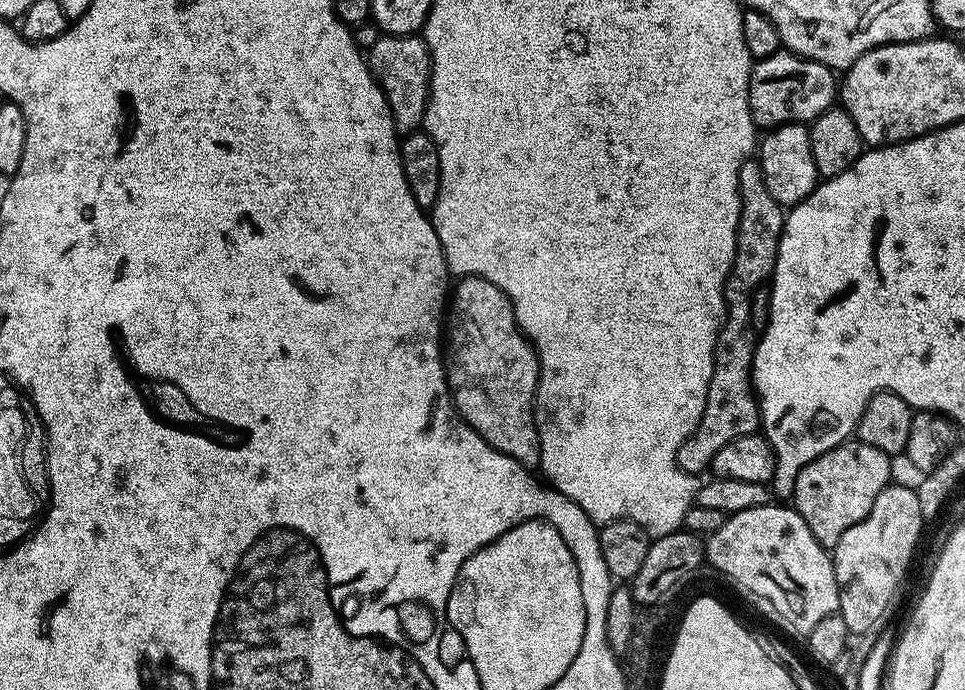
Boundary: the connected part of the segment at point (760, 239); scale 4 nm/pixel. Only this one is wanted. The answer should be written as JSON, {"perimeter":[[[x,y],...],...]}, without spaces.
{"perimeter":[[[759,159],[745,160],[738,174],[738,186],[740,217],[736,231],[736,253],[724,287],[726,315],[716,339],[714,370],[706,394],[706,410],[702,410],[702,418],[690,438],[678,446],[676,455],[678,466],[691,476],[700,476],[704,471],[707,473],[712,467],[714,454],[718,454],[722,446],[734,442],[734,438],[753,435],[760,428],[760,405],[752,386],[752,359],[758,332],[751,324],[751,302],[758,286],[765,284],[776,268],[776,255],[786,212],[766,187]]]}

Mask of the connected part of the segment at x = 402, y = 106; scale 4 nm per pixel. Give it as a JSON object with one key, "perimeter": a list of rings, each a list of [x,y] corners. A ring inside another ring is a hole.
{"perimeter":[[[416,34],[410,36],[381,35],[372,48],[367,49],[366,59],[372,75],[386,94],[390,114],[396,123],[397,133],[417,131],[424,123],[428,105],[428,87],[432,81],[432,59],[426,42]]]}

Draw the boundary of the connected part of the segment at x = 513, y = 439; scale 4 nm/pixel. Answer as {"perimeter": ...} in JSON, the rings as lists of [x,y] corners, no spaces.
{"perimeter":[[[465,276],[455,285],[450,296],[450,307],[446,312],[446,335],[442,340],[442,355],[444,358],[444,373],[448,376],[448,391],[452,393],[452,403],[456,405],[456,411],[460,413],[460,419],[467,422],[475,432],[489,444],[494,450],[514,458],[523,468],[529,470],[539,469],[540,466],[540,439],[536,429],[536,413],[534,405],[536,402],[536,383],[540,377],[540,359],[536,357],[536,350],[532,347],[532,341],[527,339],[520,331],[516,315],[512,309],[512,300],[494,282],[486,282],[486,278],[477,276]]]}

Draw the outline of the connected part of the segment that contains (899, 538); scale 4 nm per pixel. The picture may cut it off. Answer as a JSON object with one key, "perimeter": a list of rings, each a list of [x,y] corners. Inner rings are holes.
{"perimeter":[[[895,484],[878,494],[870,514],[866,514],[862,522],[850,526],[850,530],[838,538],[835,548],[830,552],[840,587],[838,615],[846,618],[846,626],[852,634],[869,629],[881,617],[882,610],[886,610],[886,606],[897,599],[896,591],[912,564],[920,531],[926,524],[926,517],[920,512],[916,488],[903,488]]]}

